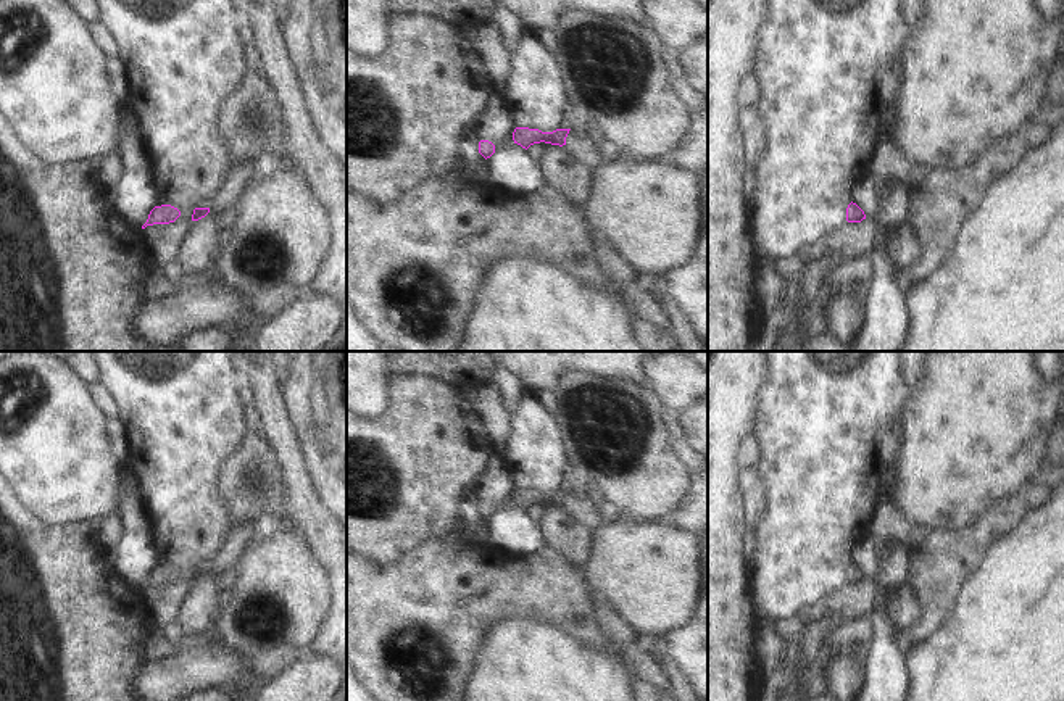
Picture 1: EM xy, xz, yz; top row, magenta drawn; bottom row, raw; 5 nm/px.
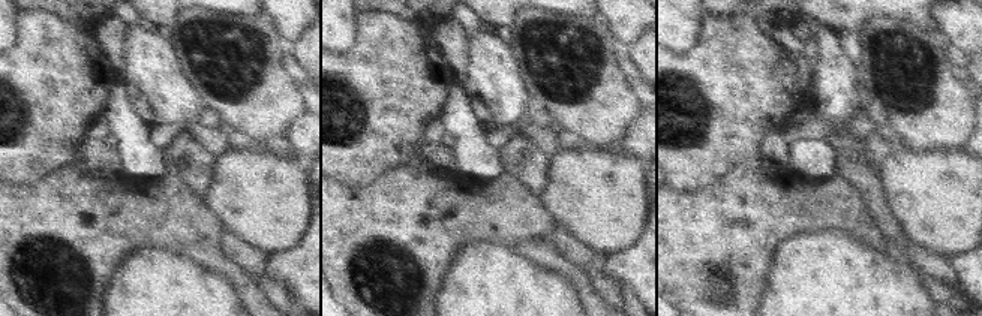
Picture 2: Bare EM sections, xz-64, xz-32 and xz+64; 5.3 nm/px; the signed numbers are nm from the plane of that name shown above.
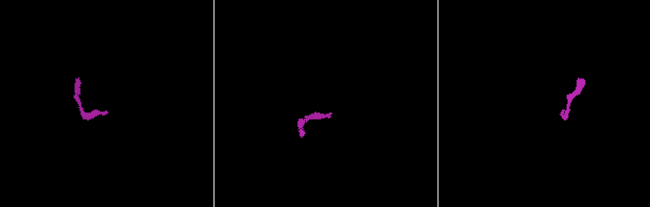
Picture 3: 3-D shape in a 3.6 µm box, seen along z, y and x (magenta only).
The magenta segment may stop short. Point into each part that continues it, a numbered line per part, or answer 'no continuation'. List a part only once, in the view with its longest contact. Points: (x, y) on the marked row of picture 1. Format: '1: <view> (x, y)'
1: xz (584, 147)

